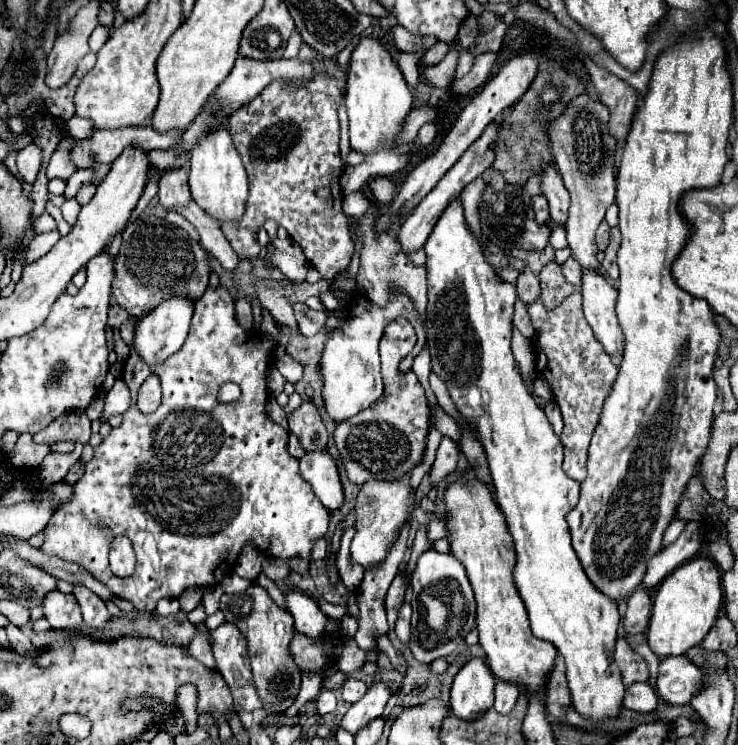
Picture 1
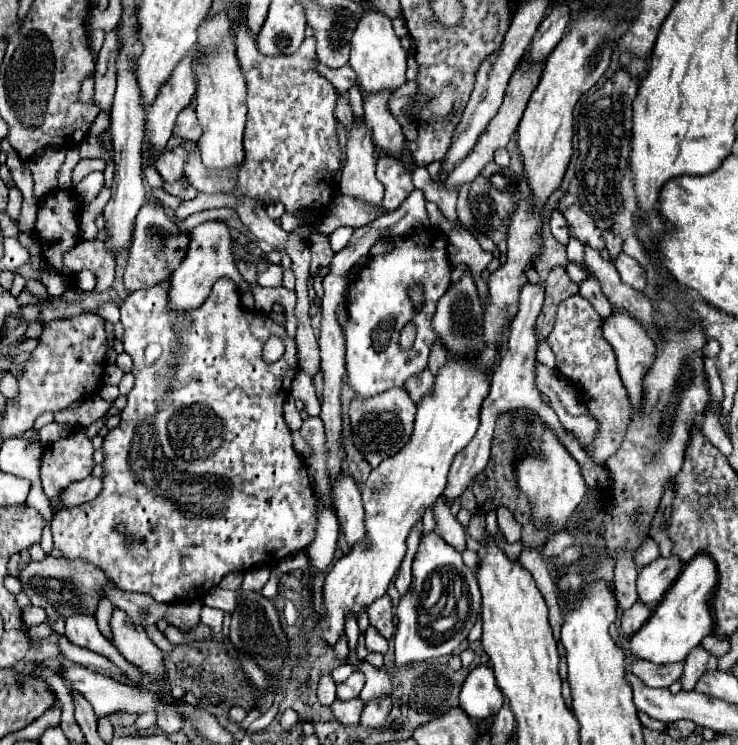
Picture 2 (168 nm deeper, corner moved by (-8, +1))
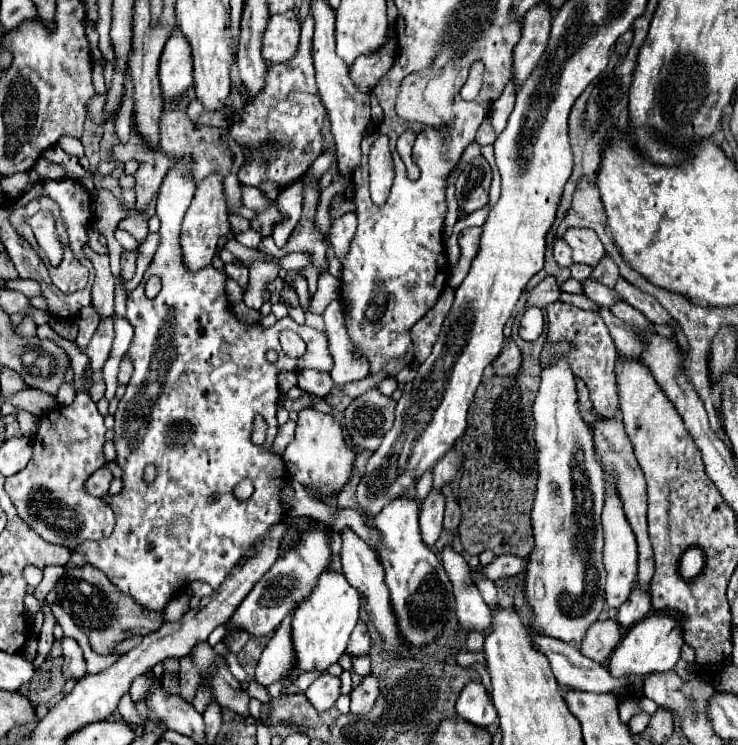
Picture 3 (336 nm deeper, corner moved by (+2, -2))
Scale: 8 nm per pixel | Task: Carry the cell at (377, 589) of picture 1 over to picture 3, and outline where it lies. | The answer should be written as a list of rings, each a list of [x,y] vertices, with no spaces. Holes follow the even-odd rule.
[[[354,656],[352,658],[354,672],[360,676],[366,676],[370,672],[370,656]]]

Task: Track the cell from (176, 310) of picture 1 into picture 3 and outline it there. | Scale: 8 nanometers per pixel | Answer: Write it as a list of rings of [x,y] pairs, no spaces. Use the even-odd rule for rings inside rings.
[[[208,176],[194,194],[194,200],[184,216],[182,232],[180,232],[180,248],[182,258],[188,268],[188,272],[198,272],[200,268],[206,268],[212,264],[212,258],[216,254],[216,244],[220,236],[230,234],[230,222],[228,222],[228,208],[224,202],[224,192],[220,186],[220,176]]]

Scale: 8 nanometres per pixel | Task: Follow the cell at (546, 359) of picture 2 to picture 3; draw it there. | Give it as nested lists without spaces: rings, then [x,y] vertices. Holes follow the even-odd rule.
[[[558,344],[554,348],[556,362],[542,370],[542,382],[538,396],[534,400],[534,420],[536,420],[536,448],[538,448],[538,488],[532,508],[532,528],[536,546],[530,552],[530,562],[526,570],[526,594],[528,602],[536,614],[536,630],[544,636],[560,638],[568,644],[580,646],[586,630],[598,620],[604,606],[604,528],[600,512],[604,506],[604,472],[594,456],[592,434],[588,424],[578,414],[578,394],[574,384],[574,374],[566,362],[568,344]]]

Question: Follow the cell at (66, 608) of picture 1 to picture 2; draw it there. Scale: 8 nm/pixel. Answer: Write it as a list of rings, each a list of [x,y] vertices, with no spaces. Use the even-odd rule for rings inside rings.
[[[72,615],[66,619],[66,639],[78,647],[84,647],[84,649],[90,649],[90,651],[96,651],[104,657],[108,657],[114,665],[118,665],[130,679],[130,683],[138,683],[138,685],[144,685],[142,683],[142,675],[136,667],[132,667],[120,653],[118,649],[98,631],[98,625],[96,625],[96,619],[94,617],[84,617],[84,615]]]

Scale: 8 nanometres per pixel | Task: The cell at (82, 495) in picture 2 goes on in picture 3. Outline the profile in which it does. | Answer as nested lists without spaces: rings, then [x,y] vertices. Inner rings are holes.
[[[98,468],[98,470],[90,476],[90,480],[86,482],[84,490],[86,490],[88,494],[92,494],[92,496],[104,496],[104,494],[108,492],[110,480],[112,480],[110,470],[106,470],[106,468]]]

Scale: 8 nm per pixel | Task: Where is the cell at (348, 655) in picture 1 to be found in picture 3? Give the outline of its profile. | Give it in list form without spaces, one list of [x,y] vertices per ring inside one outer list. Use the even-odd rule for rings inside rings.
[[[368,674],[362,678],[362,682],[352,690],[350,694],[352,704],[350,704],[350,712],[360,716],[364,712],[372,710],[372,704],[378,698],[378,680],[374,674]]]

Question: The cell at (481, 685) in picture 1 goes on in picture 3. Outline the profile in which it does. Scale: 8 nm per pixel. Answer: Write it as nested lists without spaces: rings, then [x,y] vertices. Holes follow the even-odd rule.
[[[468,682],[464,686],[456,702],[456,714],[480,728],[490,728],[492,724],[498,724],[496,708],[482,682]]]

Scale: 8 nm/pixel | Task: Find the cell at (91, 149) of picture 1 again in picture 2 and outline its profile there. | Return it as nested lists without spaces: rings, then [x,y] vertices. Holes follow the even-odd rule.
[[[192,105],[186,107],[184,111],[180,111],[176,127],[174,127],[174,135],[180,135],[182,139],[188,139],[188,141],[198,141],[200,139],[202,127],[196,119],[196,111],[194,111]]]

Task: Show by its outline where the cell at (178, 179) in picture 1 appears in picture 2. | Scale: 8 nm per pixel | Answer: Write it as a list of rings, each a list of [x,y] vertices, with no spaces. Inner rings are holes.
[[[174,147],[172,151],[162,149],[162,153],[156,153],[156,159],[154,159],[154,167],[162,175],[162,179],[168,183],[184,179],[182,177],[184,163],[186,163],[186,149],[184,147]]]

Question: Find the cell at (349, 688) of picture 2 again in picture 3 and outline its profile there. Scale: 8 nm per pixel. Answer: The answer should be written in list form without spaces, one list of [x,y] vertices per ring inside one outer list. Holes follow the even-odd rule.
[[[324,672],[320,678],[316,678],[310,684],[310,688],[304,694],[318,712],[324,712],[332,708],[340,696],[340,678]]]

